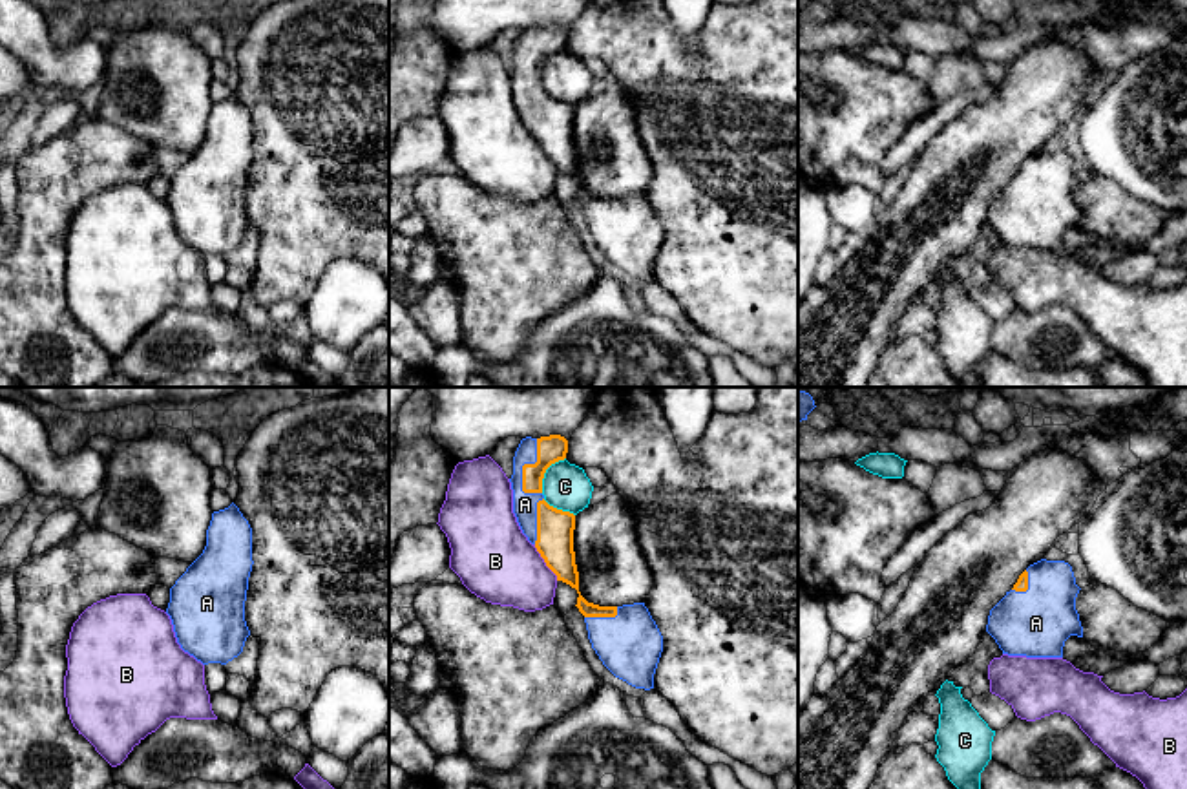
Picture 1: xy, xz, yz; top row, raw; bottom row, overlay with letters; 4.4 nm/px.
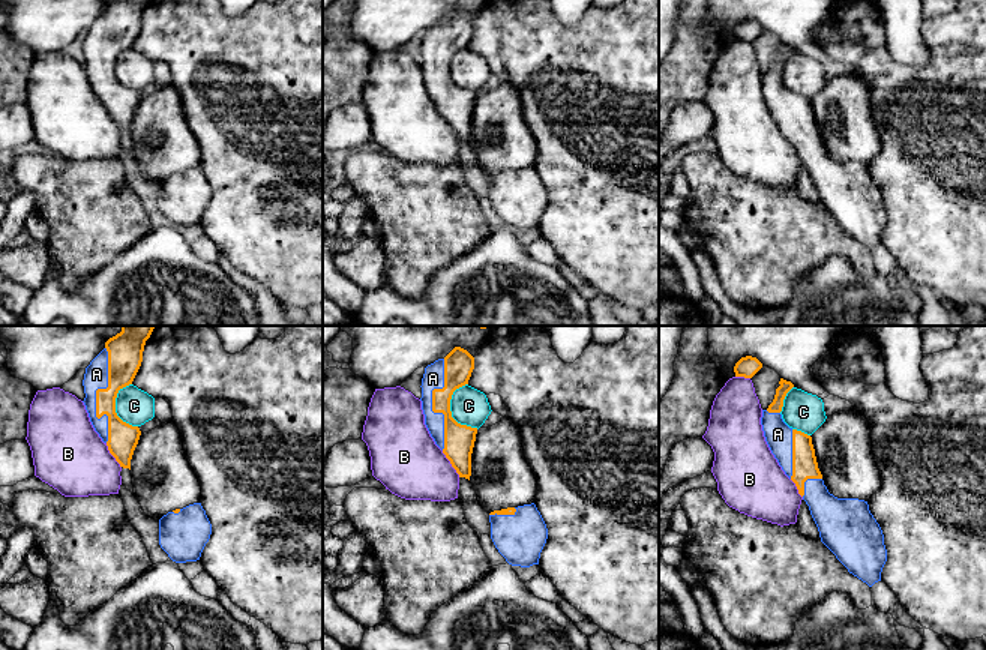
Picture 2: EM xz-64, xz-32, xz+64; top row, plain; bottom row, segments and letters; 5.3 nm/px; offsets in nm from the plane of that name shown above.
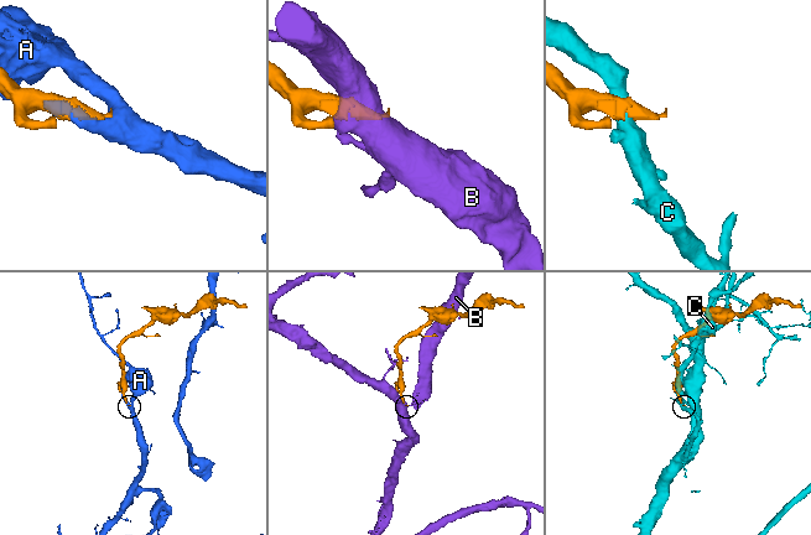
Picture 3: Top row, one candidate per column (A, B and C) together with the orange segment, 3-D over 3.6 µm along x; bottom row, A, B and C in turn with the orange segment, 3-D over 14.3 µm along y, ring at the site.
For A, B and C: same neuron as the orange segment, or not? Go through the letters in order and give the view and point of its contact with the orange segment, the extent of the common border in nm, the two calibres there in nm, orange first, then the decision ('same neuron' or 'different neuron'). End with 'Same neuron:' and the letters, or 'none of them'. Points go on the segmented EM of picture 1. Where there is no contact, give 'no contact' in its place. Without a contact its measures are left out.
A: contact xz (526, 464); length 260 nm; calibres 120 and 110 nm; same neuron
B: contact xz (545, 561); length 190 nm; calibres 160 and 340 nm; different neuron
C: contact xz (545, 472); length 190 nm; calibres 120 and 200 nm; different neuron
Same neuron: A

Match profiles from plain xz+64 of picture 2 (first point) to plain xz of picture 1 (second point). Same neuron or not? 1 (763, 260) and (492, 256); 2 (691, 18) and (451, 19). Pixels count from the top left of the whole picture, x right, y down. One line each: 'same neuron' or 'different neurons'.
1: same neuron
2: different neurons

